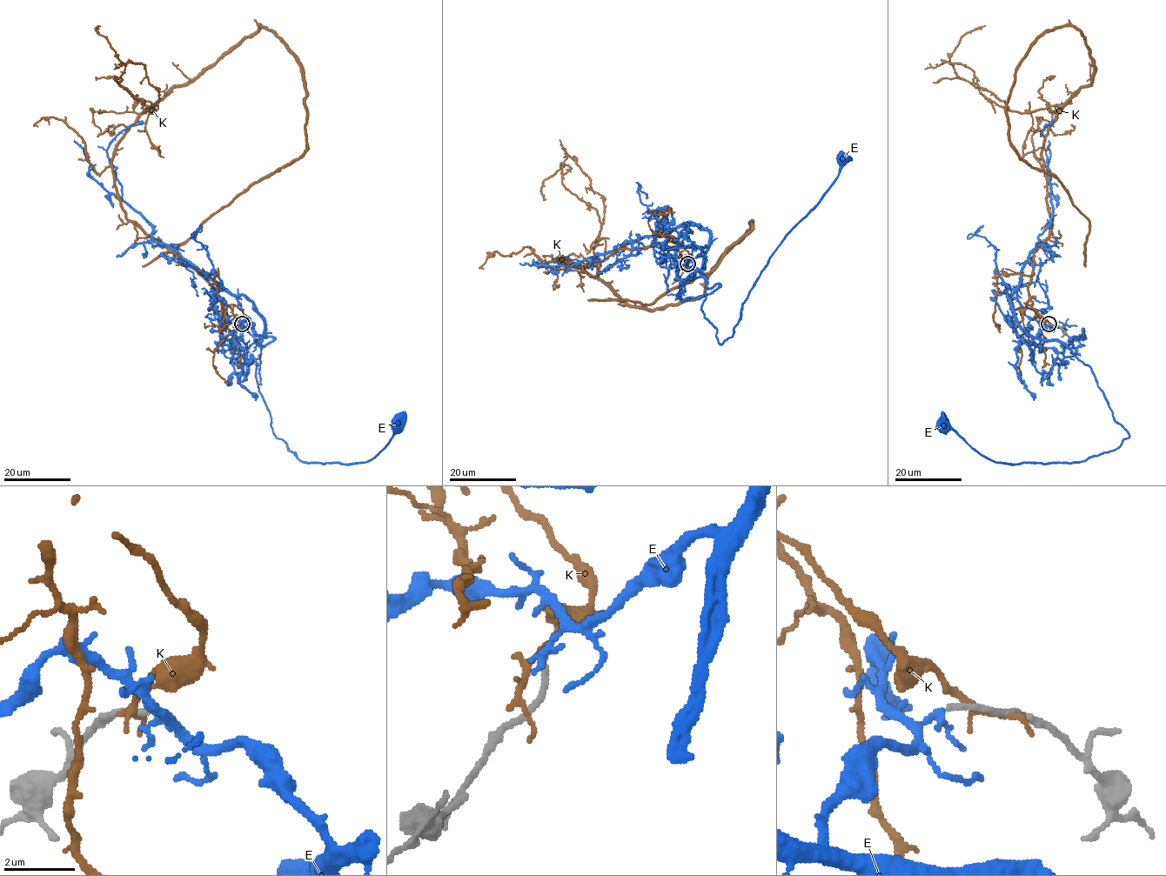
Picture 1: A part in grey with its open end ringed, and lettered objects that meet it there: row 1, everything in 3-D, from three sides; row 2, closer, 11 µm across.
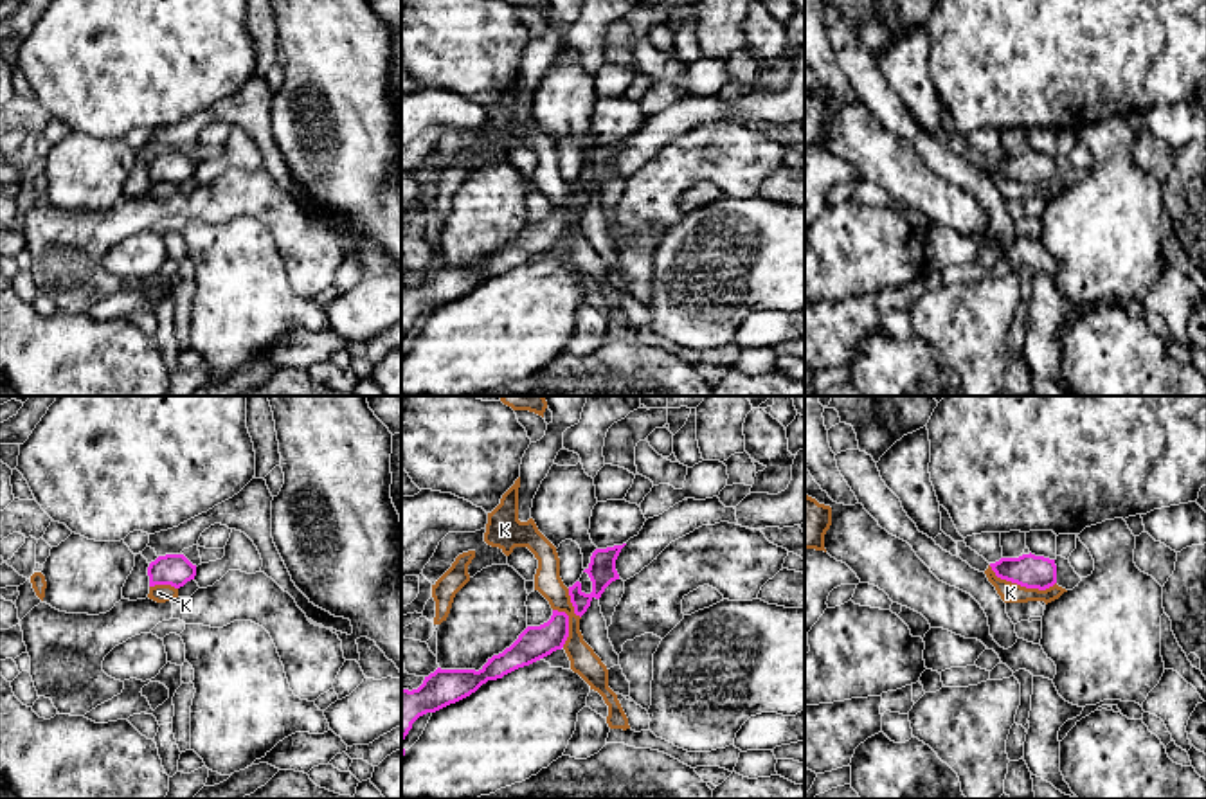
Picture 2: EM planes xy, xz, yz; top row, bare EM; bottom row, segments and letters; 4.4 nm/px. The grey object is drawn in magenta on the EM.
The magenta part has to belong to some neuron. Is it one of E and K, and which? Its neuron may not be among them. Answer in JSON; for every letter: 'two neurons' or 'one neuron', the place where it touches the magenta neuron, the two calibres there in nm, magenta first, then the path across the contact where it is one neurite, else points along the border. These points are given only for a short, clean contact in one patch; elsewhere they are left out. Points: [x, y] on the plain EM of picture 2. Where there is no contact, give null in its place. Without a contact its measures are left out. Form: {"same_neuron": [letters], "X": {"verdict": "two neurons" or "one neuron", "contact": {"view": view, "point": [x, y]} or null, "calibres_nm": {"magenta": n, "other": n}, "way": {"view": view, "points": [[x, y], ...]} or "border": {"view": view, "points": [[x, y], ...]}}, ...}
{"same_neuron": ["E"], "E": {"verdict": "one neuron", "contact": null}, "K": {"verdict": "two neurons", "contact": {"view": "yz", "point": [1021, 182]}, "calibres_nm": {"magenta": 150, "other": 100}, "border": {"view": "yz", "points": [[989, 162], [998, 173], [1026, 184], [1048, 186], [1055, 180]]}}}

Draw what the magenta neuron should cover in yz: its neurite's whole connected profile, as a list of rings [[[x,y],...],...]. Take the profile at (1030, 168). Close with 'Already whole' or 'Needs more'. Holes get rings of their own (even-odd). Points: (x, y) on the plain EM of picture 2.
[[[1022,151],[1019,155],[1001,155],[990,160],[997,175],[1017,180],[1026,185],[1046,187],[1057,180],[1055,157]]]. Already whole

